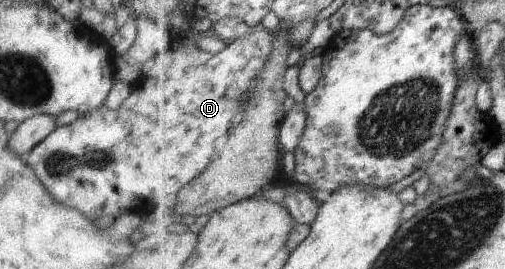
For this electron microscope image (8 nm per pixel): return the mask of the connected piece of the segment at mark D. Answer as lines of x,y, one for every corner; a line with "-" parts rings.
255,31
246,33
244,36
235,40
225,40
224,49
217,54
210,54
194,47
193,44
183,39
175,48
173,48
170,57
157,59
149,64
145,69
140,70
137,79
131,84
128,96
121,101
120,106
116,109
109,109
100,104
98,107
89,109
81,116
78,116
68,125
56,126
44,139
41,139
32,149
26,153
23,160
26,165
34,172
34,175
40,180
40,183
46,188
46,191
56,199
58,203
68,207
80,210
86,219
93,221
102,215
119,216
124,209
132,212
132,199
136,199
138,203
134,203
140,209
146,209
144,205
148,205
148,209
152,212
150,205
154,205
154,210
170,210
179,202
178,195
184,186
187,186
193,179
199,177
204,170
210,165
210,162
218,153
221,142
229,134
229,131
240,123
241,115
245,112
244,101
249,97
249,92
253,87
253,82
260,75
263,67
268,61
271,54
271,38
270,31

